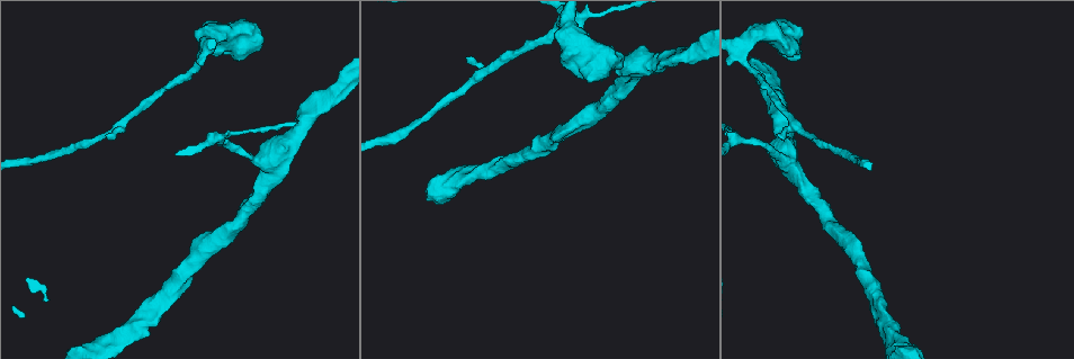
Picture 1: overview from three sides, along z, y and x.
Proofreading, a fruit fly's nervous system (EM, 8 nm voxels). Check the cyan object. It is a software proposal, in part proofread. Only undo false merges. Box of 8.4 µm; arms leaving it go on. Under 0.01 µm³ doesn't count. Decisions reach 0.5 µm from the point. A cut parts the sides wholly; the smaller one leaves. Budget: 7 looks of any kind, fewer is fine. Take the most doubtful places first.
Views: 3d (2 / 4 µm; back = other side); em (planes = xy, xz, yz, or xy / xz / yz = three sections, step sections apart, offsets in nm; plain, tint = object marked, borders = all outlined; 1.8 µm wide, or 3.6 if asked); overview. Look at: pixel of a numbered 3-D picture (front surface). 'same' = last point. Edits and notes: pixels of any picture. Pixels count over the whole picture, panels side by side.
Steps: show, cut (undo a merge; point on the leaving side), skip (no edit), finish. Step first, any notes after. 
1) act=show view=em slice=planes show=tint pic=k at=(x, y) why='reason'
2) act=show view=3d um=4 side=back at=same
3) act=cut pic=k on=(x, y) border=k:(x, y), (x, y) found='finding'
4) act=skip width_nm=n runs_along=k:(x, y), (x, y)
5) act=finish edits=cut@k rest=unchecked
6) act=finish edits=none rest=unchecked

act=show view=em slice=planes show=tint pic=1 at=(738, 45) why='sudden change in width'

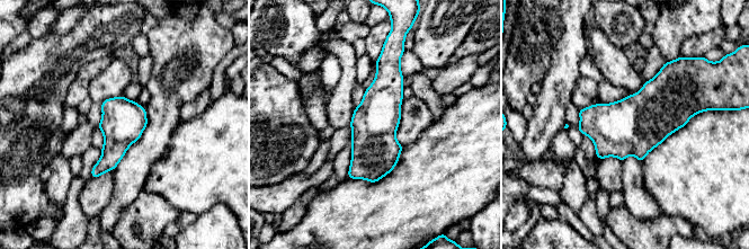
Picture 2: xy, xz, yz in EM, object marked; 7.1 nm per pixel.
act=skip runs_along=2:(388, 59), (373, 154), (353, 176) found='one neuron here'

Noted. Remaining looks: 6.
act=show view=3d um=4 pic=1 at=(630, 71) why='a fork'

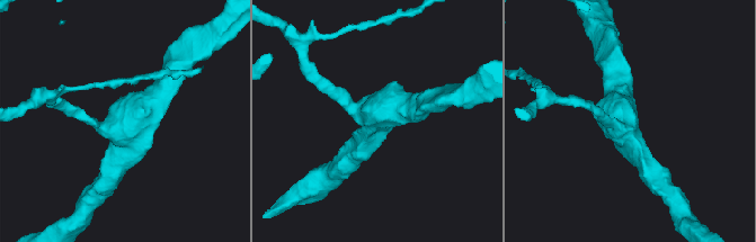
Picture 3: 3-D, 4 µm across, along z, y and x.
act=show view=em um=3.6 slice=planes show=tint pic=3 at=(626, 132) arms=3 arm_widths_nm=170,340,420 why='now the EM'

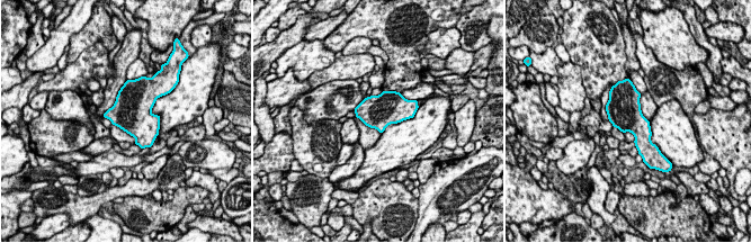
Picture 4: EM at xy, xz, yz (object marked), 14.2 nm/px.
act=skip width_nm=480 found='all the same neuron'

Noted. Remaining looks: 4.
act=show view=em slice=planes show=tint pic=1 at=(217, 139) why='branch point'

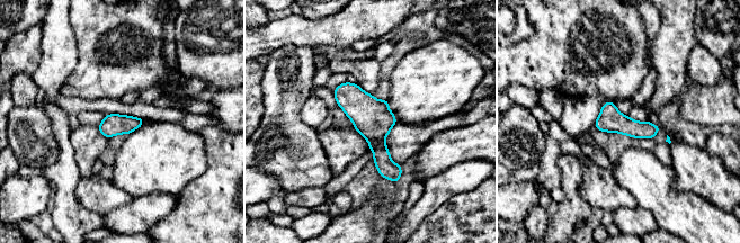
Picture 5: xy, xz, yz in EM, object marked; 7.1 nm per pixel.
act=skip runs_along=5:(341, 87), (374, 120), (395, 178) found='continuous, no second neuron'

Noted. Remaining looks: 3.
act=finish edits=none rest=unchecked

